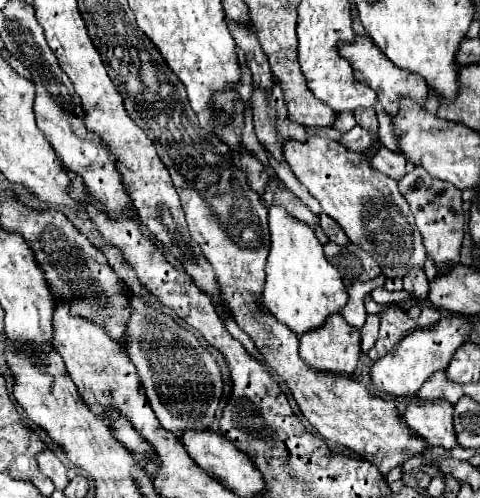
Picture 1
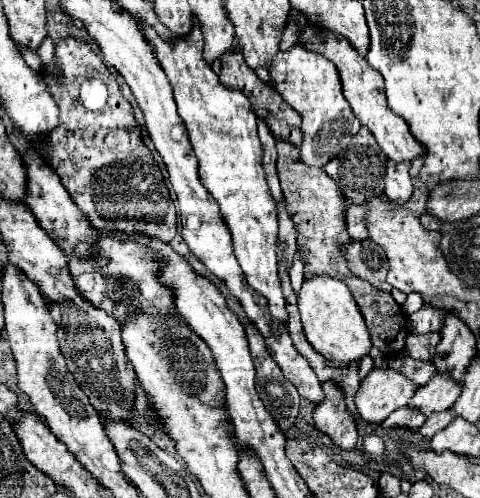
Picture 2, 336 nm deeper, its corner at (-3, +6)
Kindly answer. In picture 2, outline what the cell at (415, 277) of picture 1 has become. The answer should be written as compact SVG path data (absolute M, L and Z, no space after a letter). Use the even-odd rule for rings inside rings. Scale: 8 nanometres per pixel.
M424 304L418 312L408 316L408 326L414 334L426 334L426 332L438 332L442 326L444 314L440 308L434 308L432 304Z

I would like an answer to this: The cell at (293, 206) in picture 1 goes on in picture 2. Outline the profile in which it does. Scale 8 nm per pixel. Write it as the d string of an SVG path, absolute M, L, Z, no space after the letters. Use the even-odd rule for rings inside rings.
M352 240L348 244L340 244L340 252L354 276L370 282L376 290L392 290L392 286L386 284L388 260L378 244L372 244L372 240Z

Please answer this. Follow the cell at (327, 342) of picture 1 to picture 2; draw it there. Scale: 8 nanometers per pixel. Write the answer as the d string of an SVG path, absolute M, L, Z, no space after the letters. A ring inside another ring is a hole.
M330 380L322 384L322 390L326 392L326 398L314 408L314 426L328 434L340 448L354 448L358 432L356 422L344 404L344 392L340 392L340 386Z

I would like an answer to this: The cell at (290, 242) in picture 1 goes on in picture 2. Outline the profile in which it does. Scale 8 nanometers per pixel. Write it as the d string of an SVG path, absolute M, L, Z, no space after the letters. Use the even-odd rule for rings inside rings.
M312 276L306 278L298 292L298 310L302 316L304 336L316 352L334 362L350 362L366 356L370 352L370 334L366 330L364 318L360 314L354 296L348 286L332 276Z

